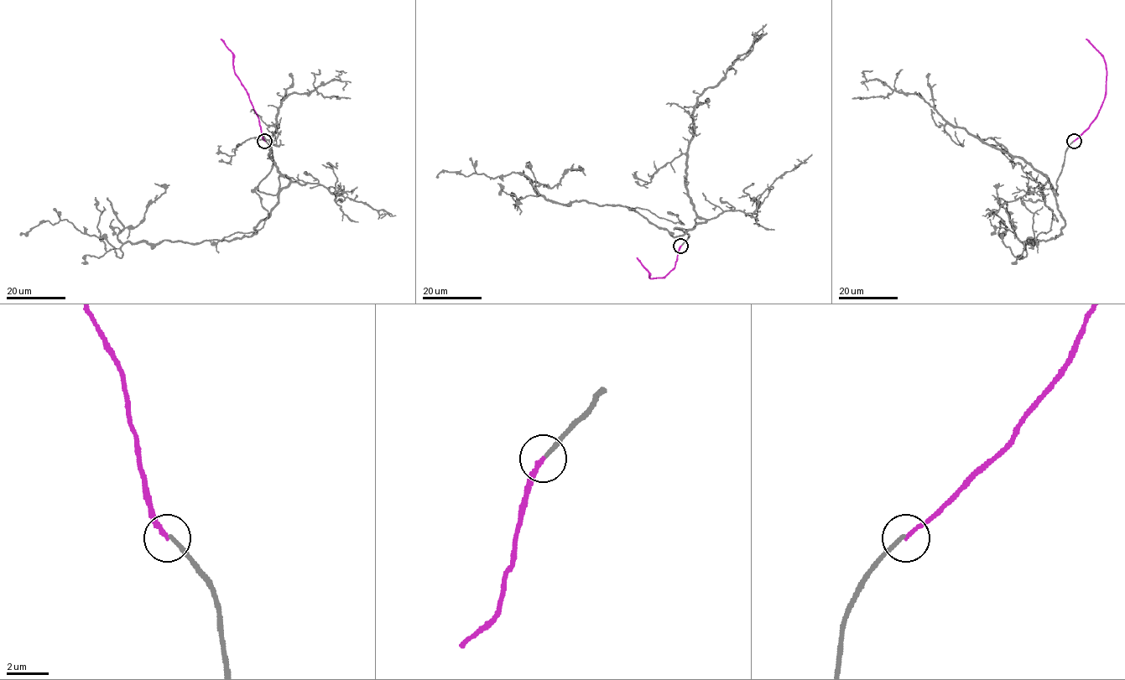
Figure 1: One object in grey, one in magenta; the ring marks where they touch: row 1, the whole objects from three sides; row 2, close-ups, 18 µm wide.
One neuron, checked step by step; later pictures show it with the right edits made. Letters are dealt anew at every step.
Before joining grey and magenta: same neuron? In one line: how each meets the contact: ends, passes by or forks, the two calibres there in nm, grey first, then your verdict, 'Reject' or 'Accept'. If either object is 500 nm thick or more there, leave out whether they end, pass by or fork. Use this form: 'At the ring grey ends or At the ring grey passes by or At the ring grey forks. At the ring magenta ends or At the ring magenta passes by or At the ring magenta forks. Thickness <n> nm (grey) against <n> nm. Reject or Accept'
At the ring grey ends. At the ring magenta ends. Thickness 220 nm (grey) against 190 nm. Reject

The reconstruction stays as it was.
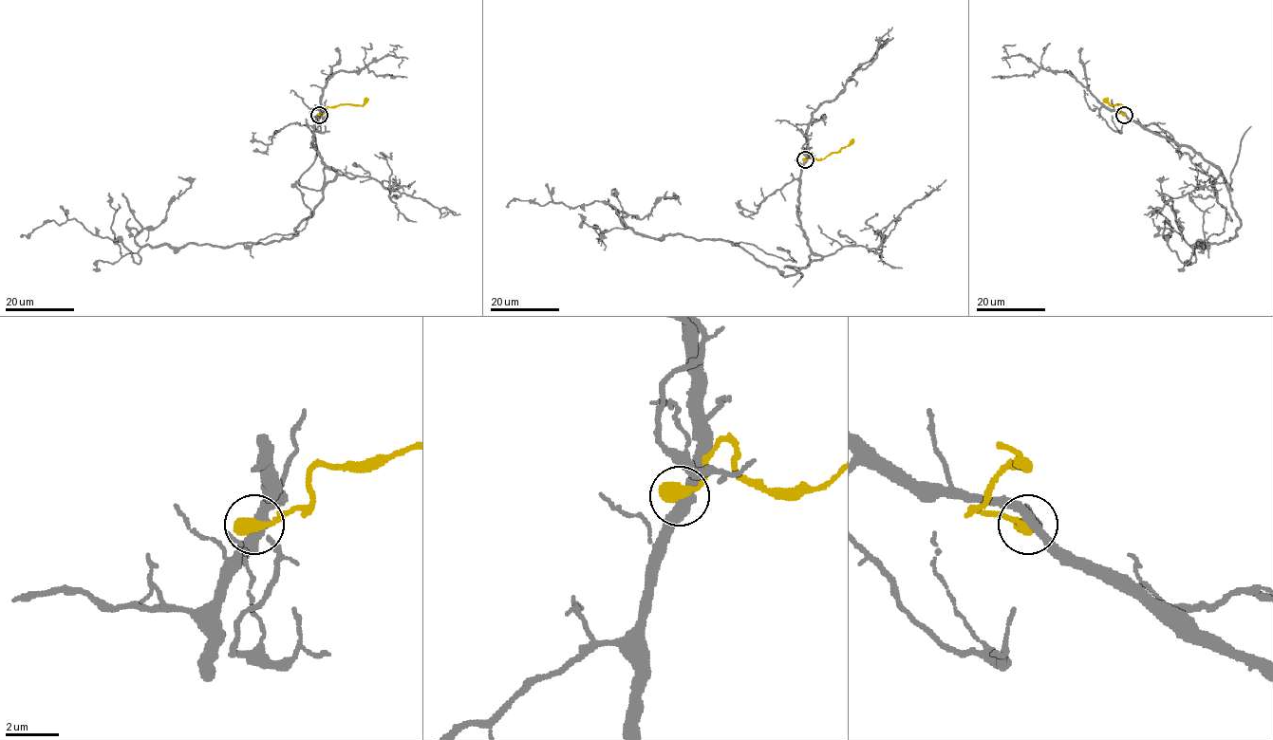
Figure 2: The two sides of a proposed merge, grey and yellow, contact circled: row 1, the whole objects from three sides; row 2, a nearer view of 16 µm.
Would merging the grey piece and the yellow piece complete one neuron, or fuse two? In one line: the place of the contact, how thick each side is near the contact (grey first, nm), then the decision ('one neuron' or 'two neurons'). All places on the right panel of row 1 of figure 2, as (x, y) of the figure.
(1124, 115) | 380/550 nm | two neurons

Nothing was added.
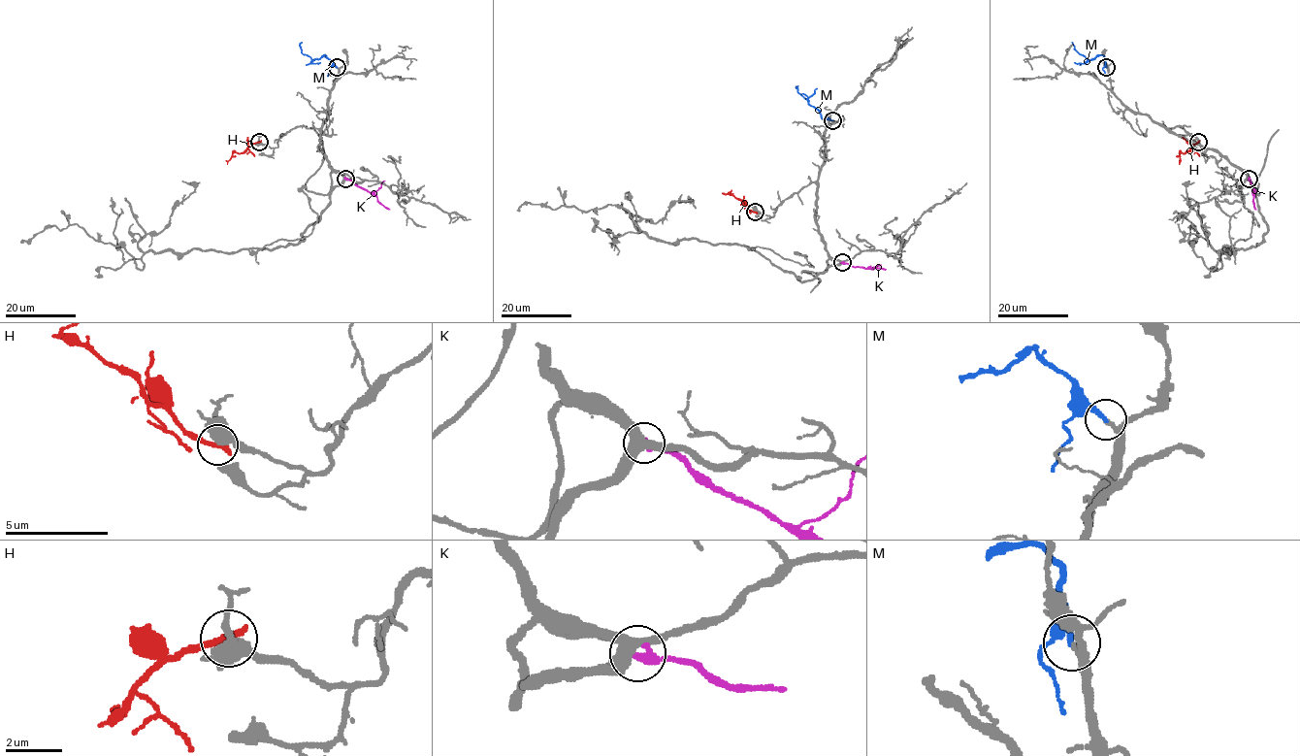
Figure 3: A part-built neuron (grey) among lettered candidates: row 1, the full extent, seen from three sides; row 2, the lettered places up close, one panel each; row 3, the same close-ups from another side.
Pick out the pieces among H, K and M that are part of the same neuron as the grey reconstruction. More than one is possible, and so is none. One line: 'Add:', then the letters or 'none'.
Add: M

